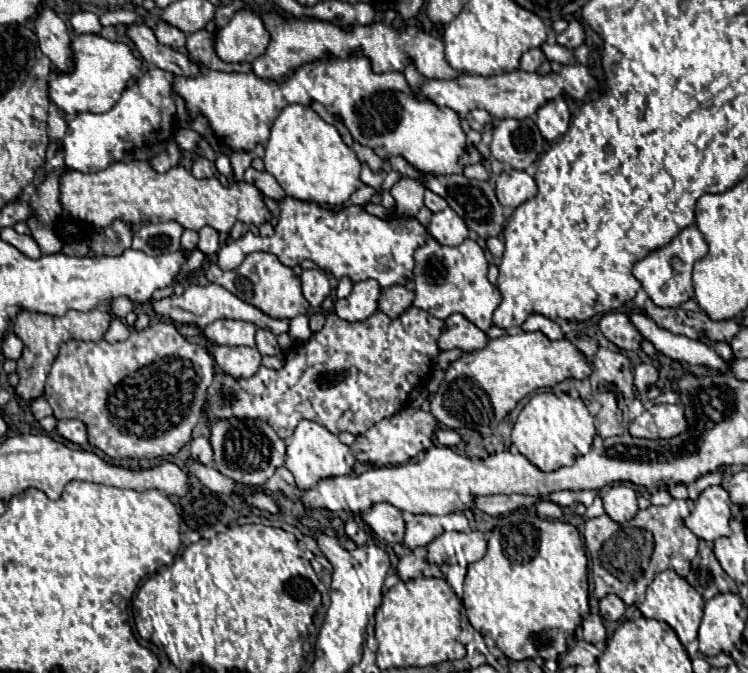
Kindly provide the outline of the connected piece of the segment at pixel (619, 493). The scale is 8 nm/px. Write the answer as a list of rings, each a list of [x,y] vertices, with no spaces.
[[[626,483],[608,487],[602,493],[602,501],[604,501],[606,513],[620,525],[630,521],[630,519],[634,519],[634,515],[638,511],[636,491],[634,491],[632,485],[626,485]]]

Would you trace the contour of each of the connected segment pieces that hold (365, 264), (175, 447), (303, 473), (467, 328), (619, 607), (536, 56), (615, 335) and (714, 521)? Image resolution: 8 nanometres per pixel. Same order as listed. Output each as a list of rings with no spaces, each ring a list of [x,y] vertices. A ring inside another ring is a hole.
[[[284,197],[278,201],[280,219],[274,227],[272,237],[260,237],[248,231],[244,237],[230,239],[218,251],[218,265],[224,271],[236,269],[246,255],[256,251],[274,253],[284,265],[294,267],[304,259],[314,261],[318,267],[328,269],[336,279],[348,277],[352,283],[364,279],[376,279],[380,287],[390,285],[406,285],[412,279],[414,271],[414,251],[420,245],[426,245],[428,233],[416,221],[416,217],[396,217],[396,219],[380,219],[370,215],[364,205],[350,205],[340,211],[322,209],[314,203],[304,203],[294,197]]]
[[[158,321],[154,325],[148,325],[142,331],[132,329],[130,337],[126,341],[120,341],[120,343],[108,343],[104,339],[100,339],[96,343],[94,341],[66,341],[66,343],[62,343],[60,345],[60,353],[58,353],[58,357],[56,357],[56,361],[54,361],[54,365],[52,365],[50,373],[48,373],[48,379],[46,379],[46,393],[44,393],[44,397],[52,405],[56,419],[80,419],[80,421],[84,421],[86,427],[88,427],[88,441],[90,441],[90,445],[102,449],[112,459],[122,459],[122,457],[152,459],[152,457],[174,455],[174,453],[178,453],[184,447],[184,443],[188,443],[192,439],[190,433],[196,427],[196,423],[200,421],[200,417],[202,417],[202,407],[204,407],[204,401],[206,401],[206,389],[212,383],[212,377],[214,377],[214,359],[212,359],[212,355],[202,345],[186,341],[172,323]]]
[[[300,421],[294,435],[290,437],[290,443],[286,447],[286,469],[294,475],[294,481],[298,489],[308,491],[318,485],[318,481],[328,477],[342,477],[350,475],[356,459],[348,445],[340,443],[340,439],[330,433],[326,427],[314,423],[314,421]]]
[[[450,315],[446,319],[446,329],[438,339],[442,351],[462,349],[466,353],[472,353],[476,349],[484,349],[486,343],[488,335],[476,325],[472,325],[464,315]]]
[[[606,595],[600,599],[600,613],[606,621],[620,621],[624,615],[624,601],[618,595]]]
[[[530,49],[526,55],[522,55],[520,69],[528,71],[528,73],[534,73],[544,61],[546,61],[546,55],[542,53],[542,49]]]
[[[612,311],[612,313],[602,315],[598,321],[598,329],[610,343],[614,343],[616,347],[620,347],[624,351],[640,349],[642,335],[630,323],[630,319],[624,311]]]
[[[706,487],[696,499],[694,509],[684,519],[684,525],[704,541],[714,541],[724,535],[732,535],[730,521],[730,497],[722,487]]]

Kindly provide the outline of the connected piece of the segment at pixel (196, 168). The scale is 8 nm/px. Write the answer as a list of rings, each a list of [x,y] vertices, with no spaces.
[[[198,157],[192,165],[192,175],[196,179],[204,179],[204,177],[214,177],[216,175],[216,165],[212,161],[208,161],[206,157]]]

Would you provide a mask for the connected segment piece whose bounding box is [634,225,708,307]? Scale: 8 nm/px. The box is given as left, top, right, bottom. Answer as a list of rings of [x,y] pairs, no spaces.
[[[690,225],[682,229],[668,245],[652,251],[644,259],[640,259],[634,265],[634,277],[642,283],[642,289],[646,295],[658,305],[658,307],[678,307],[684,301],[694,297],[694,285],[692,285],[692,265],[694,261],[702,259],[708,253],[708,245],[696,225]]]

